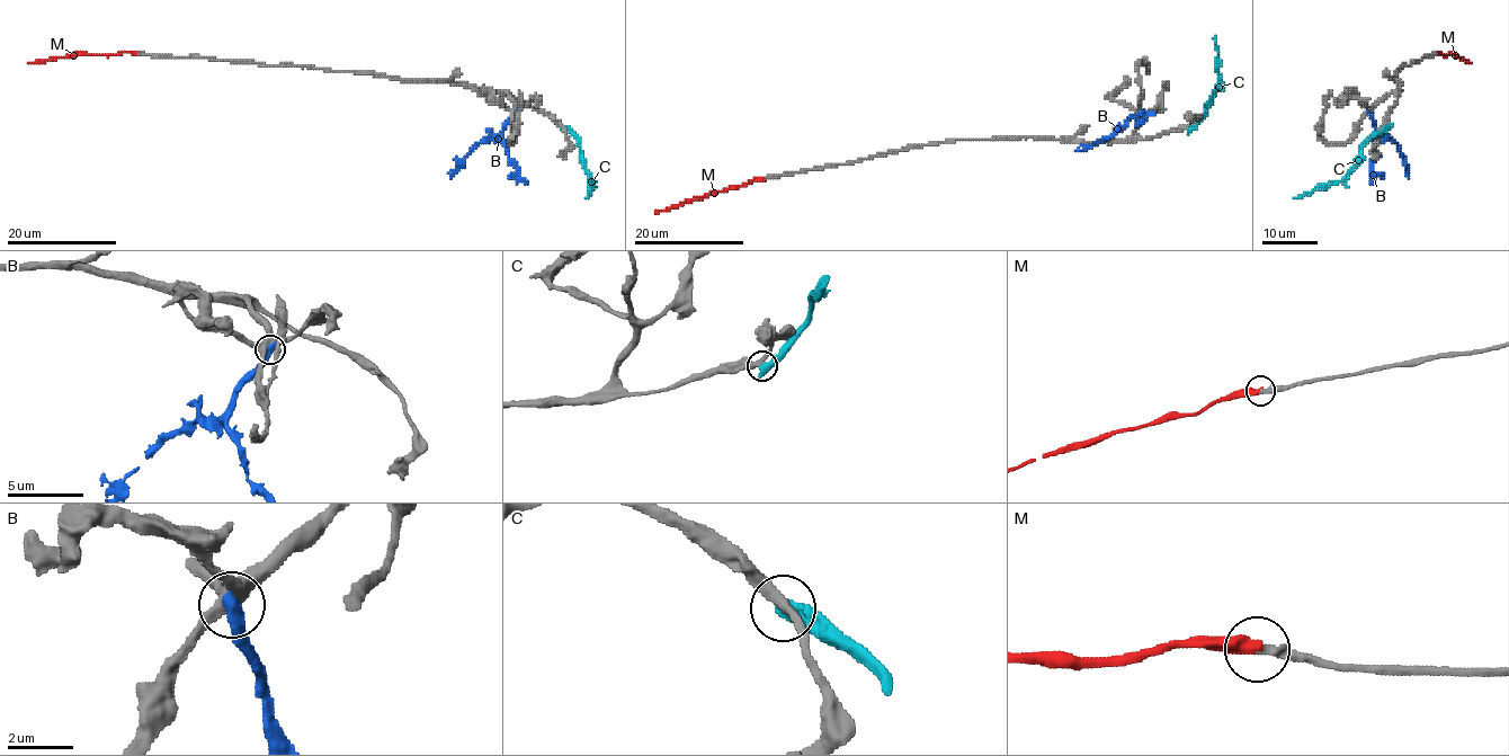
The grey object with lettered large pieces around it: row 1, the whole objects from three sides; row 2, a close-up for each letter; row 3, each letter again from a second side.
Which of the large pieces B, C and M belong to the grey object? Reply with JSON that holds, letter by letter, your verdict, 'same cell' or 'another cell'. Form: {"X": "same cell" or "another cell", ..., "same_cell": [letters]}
{"B": "another cell", "C": "another cell", "M": "same cell", "same_cell": ["M"]}

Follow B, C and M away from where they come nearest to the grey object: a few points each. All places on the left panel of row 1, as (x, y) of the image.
B: (516, 112), (498, 136), (485, 138), (449, 177)
C: (561, 126), (578, 139), (580, 158), (591, 180), (587, 198)
M: (139, 53), (80, 54), (29, 63)

